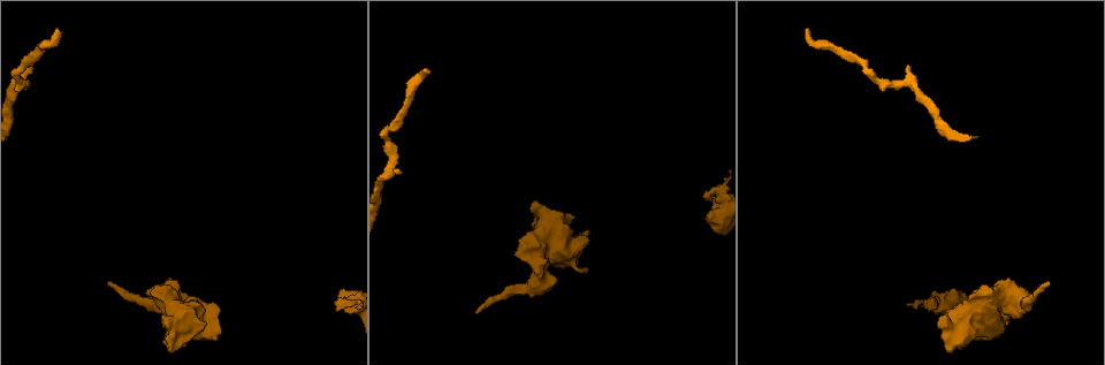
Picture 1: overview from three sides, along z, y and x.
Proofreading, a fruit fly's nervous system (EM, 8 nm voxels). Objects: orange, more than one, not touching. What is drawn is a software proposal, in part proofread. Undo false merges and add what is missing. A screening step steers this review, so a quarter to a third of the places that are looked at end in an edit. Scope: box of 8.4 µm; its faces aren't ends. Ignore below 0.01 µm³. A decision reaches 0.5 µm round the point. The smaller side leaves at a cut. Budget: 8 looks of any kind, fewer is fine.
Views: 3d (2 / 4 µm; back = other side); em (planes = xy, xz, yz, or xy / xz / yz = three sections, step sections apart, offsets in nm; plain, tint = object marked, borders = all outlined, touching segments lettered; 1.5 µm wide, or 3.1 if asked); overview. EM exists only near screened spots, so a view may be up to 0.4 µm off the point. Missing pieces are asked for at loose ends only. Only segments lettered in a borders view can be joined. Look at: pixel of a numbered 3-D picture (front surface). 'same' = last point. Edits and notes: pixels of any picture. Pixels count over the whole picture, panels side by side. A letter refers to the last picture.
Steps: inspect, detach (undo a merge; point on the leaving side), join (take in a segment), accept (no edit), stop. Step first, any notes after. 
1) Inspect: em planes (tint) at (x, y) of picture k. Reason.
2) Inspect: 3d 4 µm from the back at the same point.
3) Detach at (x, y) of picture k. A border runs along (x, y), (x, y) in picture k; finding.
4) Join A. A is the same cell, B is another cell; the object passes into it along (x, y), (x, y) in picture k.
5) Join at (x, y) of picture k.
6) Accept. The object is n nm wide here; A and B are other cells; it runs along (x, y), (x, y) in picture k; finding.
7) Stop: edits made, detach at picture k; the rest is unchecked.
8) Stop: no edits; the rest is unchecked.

Inspect: em planes (borders) at (219, 331) of picture 1. An open end.

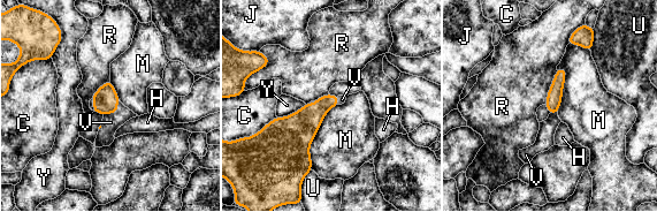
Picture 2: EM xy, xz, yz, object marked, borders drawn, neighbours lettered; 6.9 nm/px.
Join V. V is the same cell, C, H, J, M, R, U and Y are other cells; the object passes into it along (106, 99), (115, 111), (111, 122) in picture 2; it goes on there.

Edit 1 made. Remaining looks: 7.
Inspect: em planes (borders) at (477, 314) of picture 1. Free end.

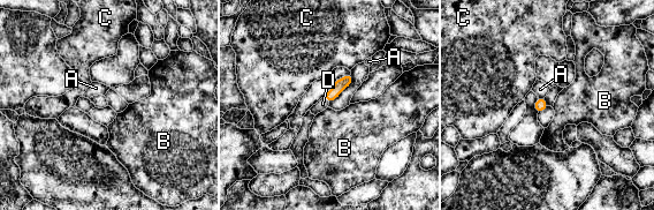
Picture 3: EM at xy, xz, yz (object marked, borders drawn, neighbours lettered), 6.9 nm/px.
Join D. The longest contact is with D, 60 nm; D is the same cell, A, B and C are other cells; the object passes into it along (339, 85), (326, 99), (322, 104) in picture 3; the neuron continues.

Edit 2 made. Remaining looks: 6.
Inspect: em xy step 4 (borders) at (928, 310) of picture 1. Free end.

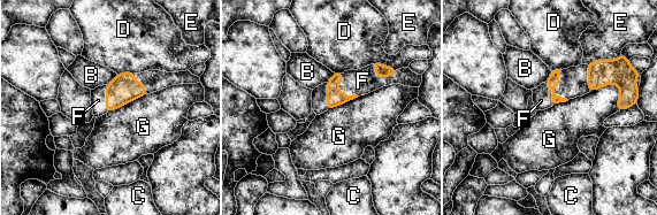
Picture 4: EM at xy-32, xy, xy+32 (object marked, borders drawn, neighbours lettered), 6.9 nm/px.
Inspect: em planes (borders) at the same point. Another direction.

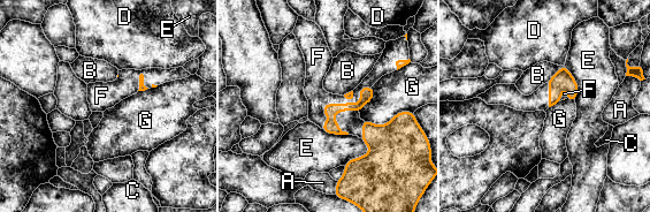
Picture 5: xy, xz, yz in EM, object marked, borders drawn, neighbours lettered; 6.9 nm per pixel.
Join F. F is the same cell, A, B, C, D, E and G are other cells; the object passes into it along (366, 93), (341, 104), (316, 96) in picture 5; it goes on there.

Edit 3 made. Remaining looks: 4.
Inspect: em planes (borders) at (56, 28) of picture 1. Long arm stops here.

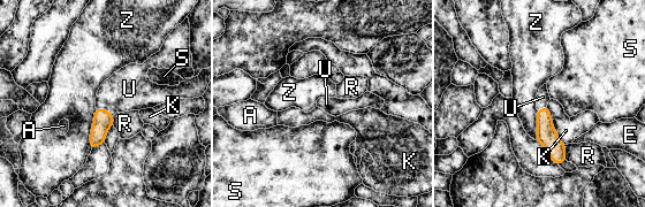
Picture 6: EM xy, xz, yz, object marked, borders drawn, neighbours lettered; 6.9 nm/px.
Join U. The longest contact is with K, 300 nm; U is the same cell, A, E, K, R, S and Z are other cells; the object passes into it along (103, 120), (105, 108), (129, 89) in picture 6; it goes on there.

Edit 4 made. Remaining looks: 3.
Stop: edits made, join at picture 2, join at picture 3, join at picture 5, join at picture 6; the rest is unchecked.

